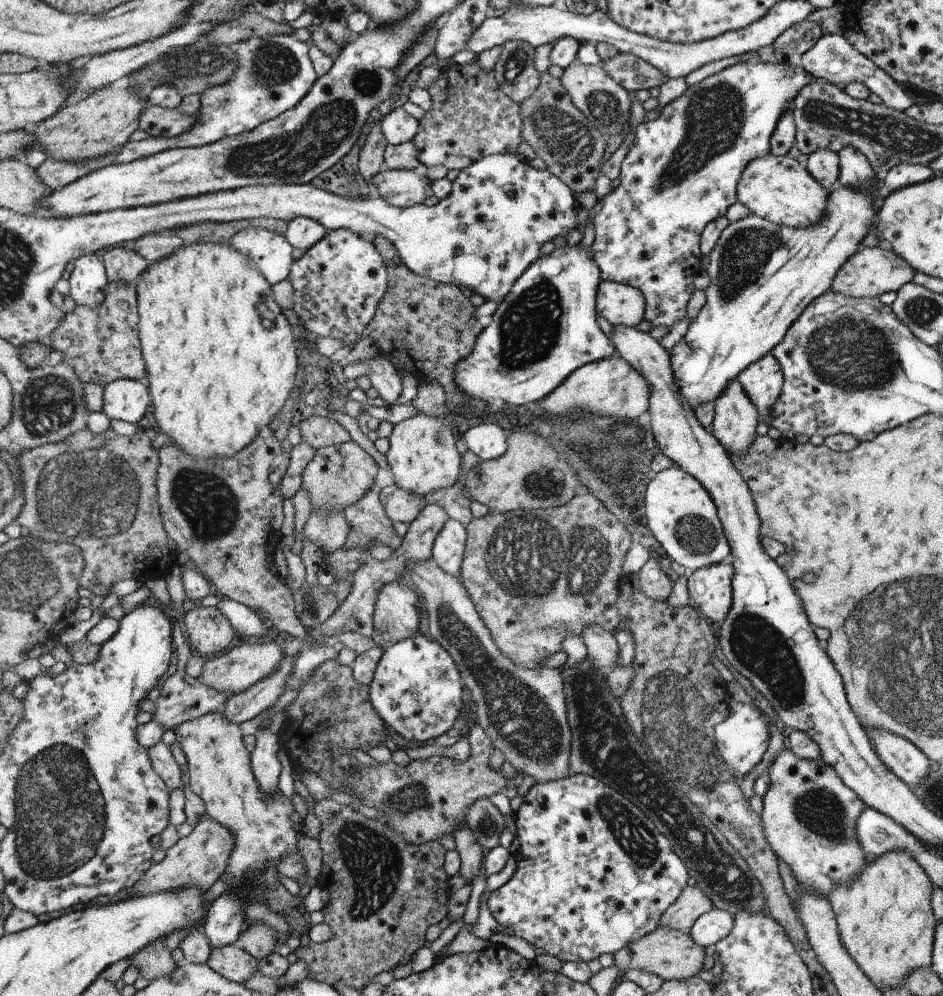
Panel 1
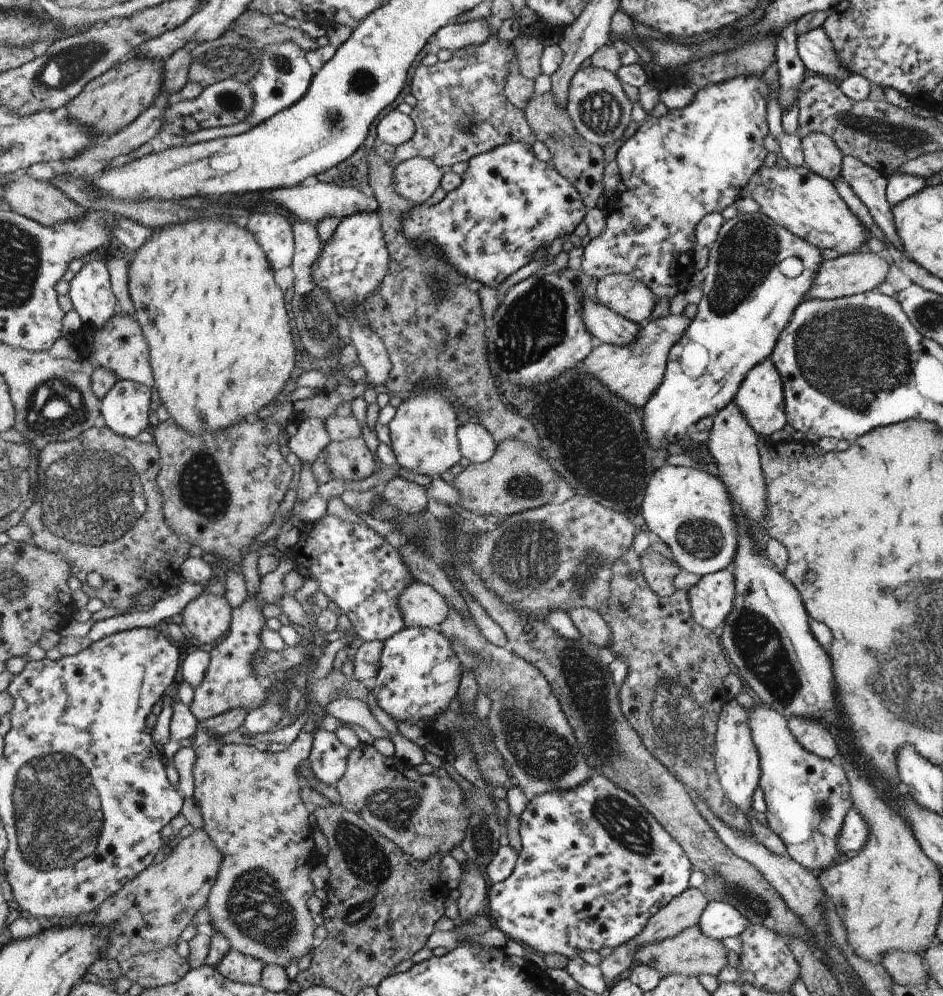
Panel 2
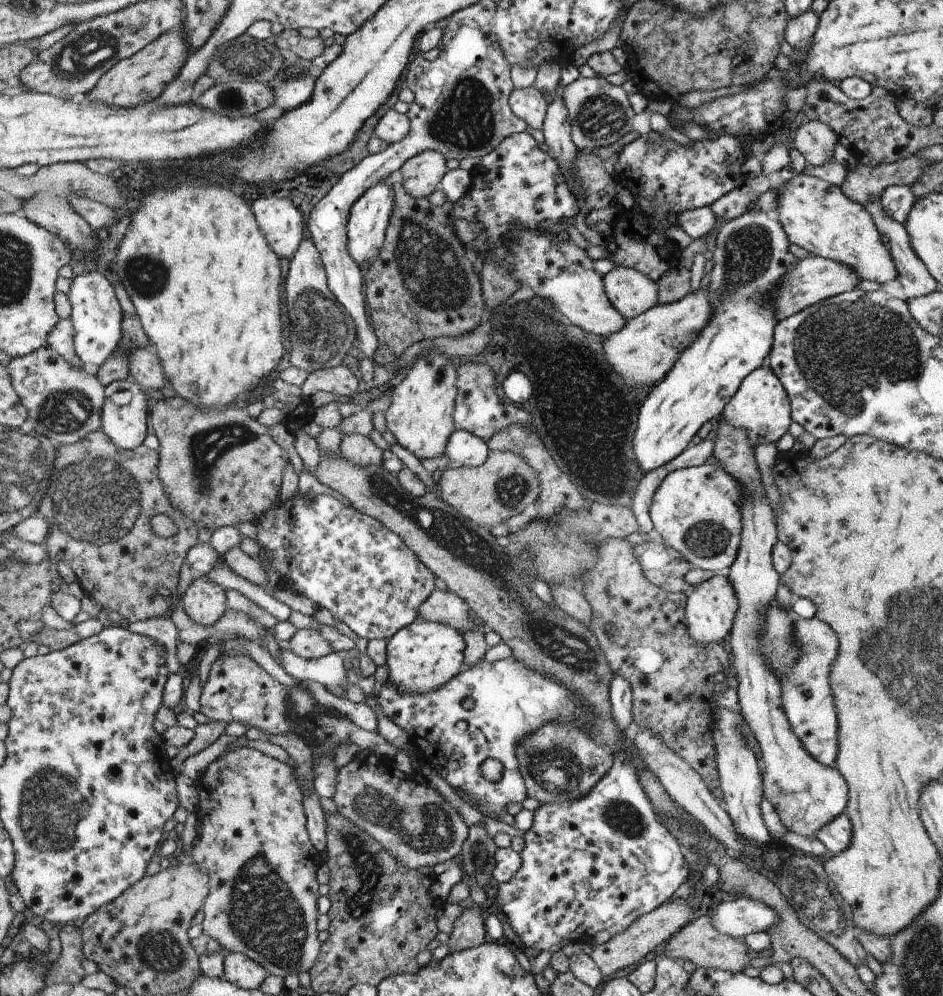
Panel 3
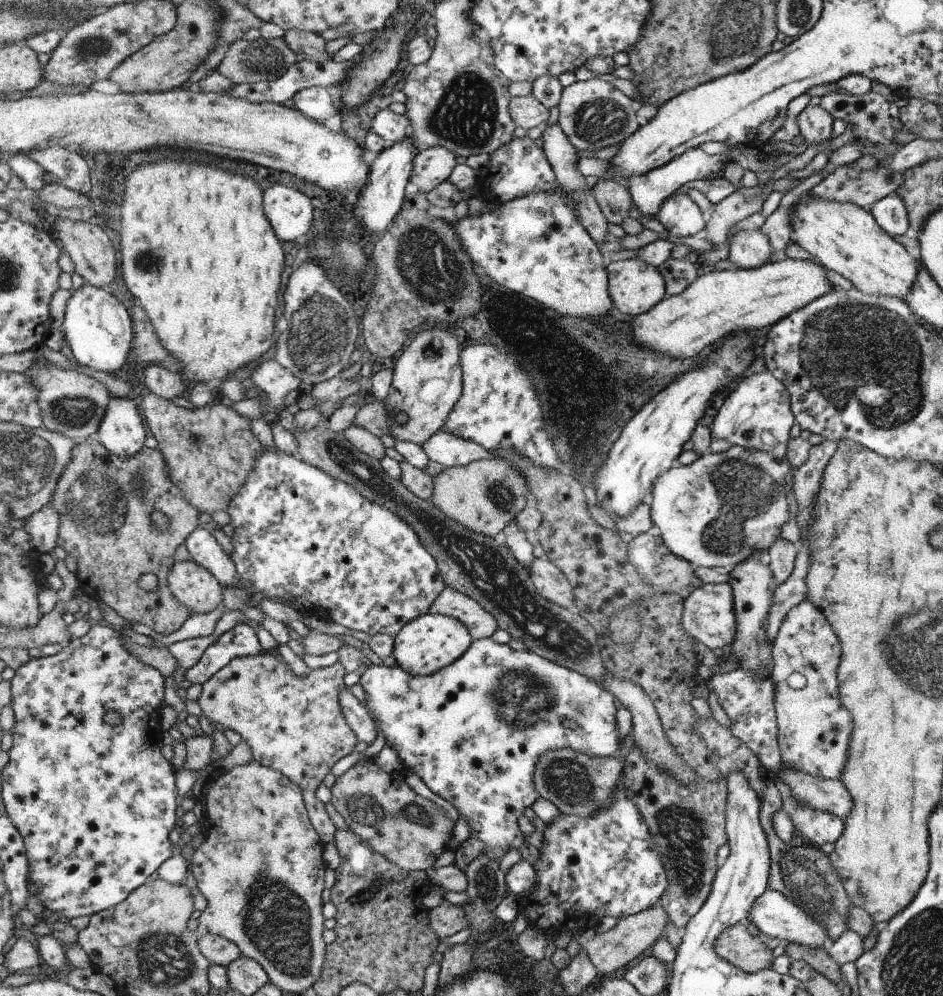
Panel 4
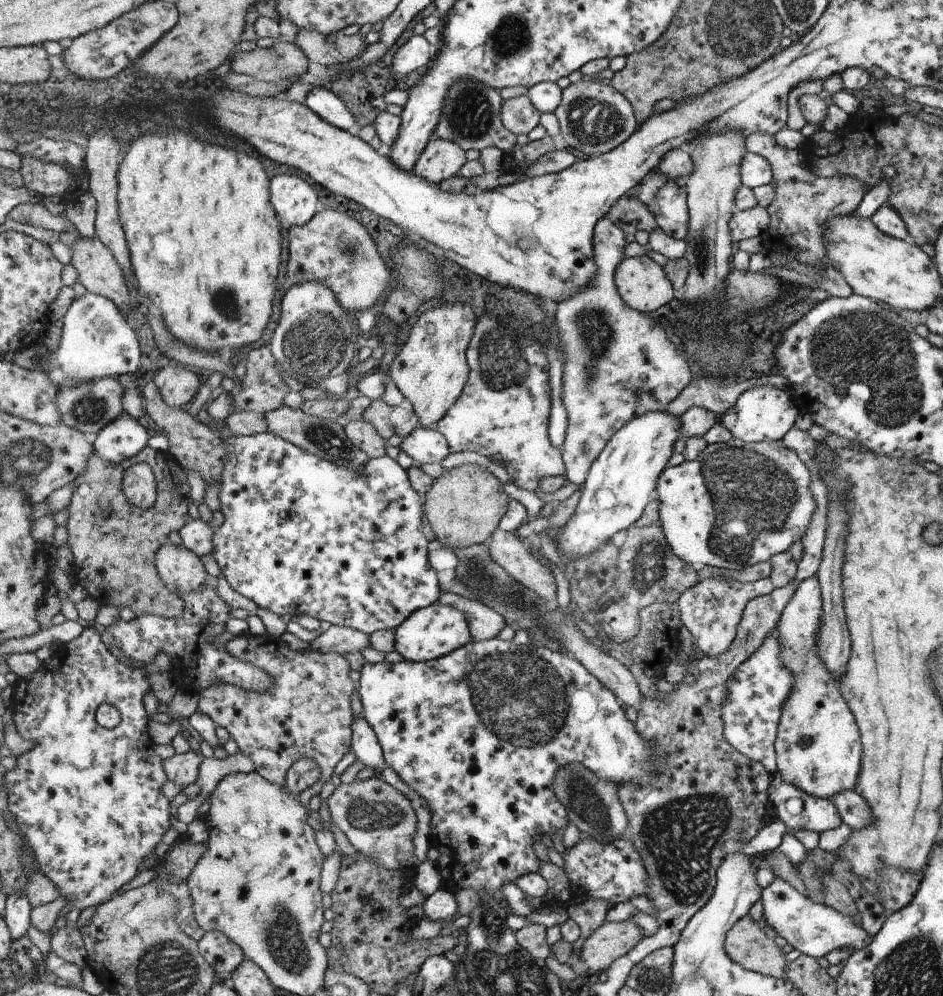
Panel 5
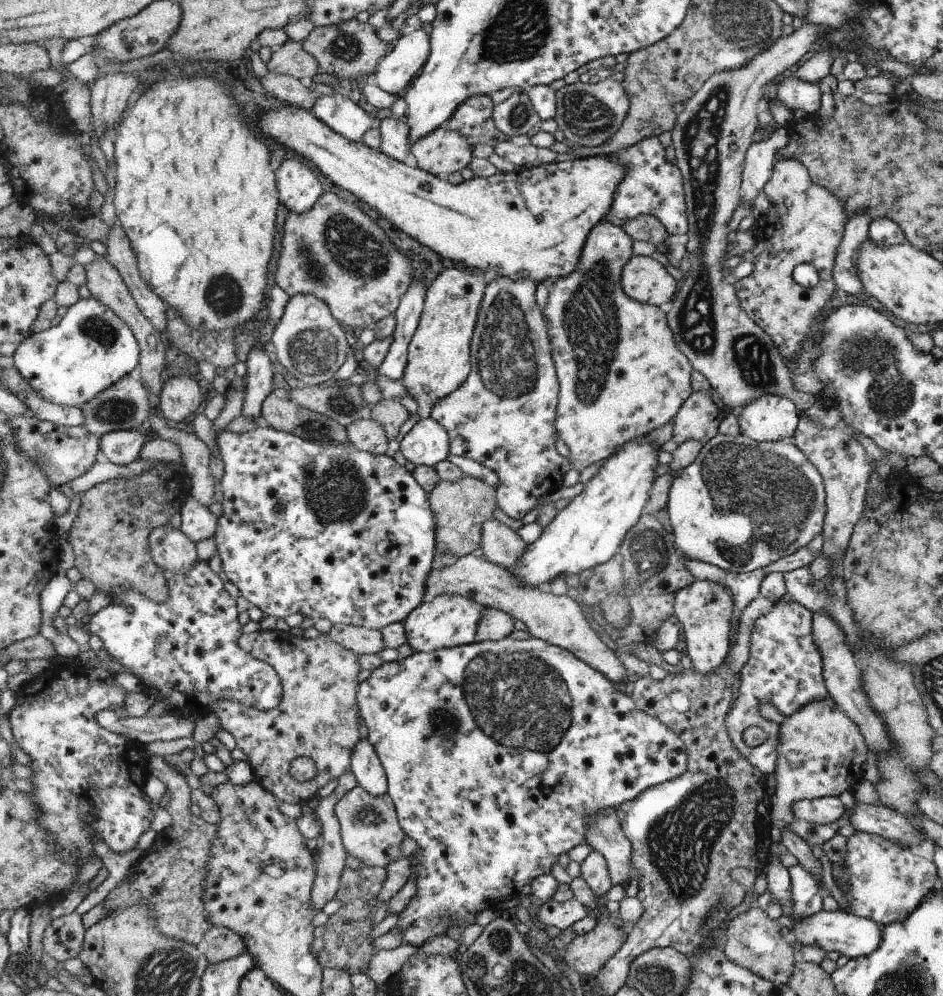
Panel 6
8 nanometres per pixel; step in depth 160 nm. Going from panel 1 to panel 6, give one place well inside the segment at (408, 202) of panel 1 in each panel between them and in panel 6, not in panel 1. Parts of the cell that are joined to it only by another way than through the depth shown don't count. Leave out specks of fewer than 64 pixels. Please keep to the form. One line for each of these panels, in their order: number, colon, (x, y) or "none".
2: (416, 179)
3: (422, 174)
4: (433, 165)
5: (441, 159)
6: (444, 151)

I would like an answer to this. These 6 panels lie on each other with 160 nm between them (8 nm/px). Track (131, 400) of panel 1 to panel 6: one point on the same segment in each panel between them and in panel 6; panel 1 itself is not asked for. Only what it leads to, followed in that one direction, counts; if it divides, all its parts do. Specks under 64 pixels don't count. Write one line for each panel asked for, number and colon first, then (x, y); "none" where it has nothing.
2: (125, 408)
3: (126, 425)
4: (122, 432)
5: (121, 440)
6: (122, 447)

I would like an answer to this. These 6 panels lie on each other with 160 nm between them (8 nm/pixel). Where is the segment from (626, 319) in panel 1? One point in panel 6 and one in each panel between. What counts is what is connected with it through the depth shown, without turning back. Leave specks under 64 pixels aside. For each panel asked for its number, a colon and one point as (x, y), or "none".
2: (629, 297)
3: (633, 293)
4: (635, 287)
5: (643, 285)
6: (644, 279)

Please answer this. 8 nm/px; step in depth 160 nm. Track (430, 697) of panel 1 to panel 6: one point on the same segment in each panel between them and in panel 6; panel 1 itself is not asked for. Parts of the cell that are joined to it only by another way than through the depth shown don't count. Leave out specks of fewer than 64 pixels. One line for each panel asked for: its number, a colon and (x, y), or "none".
2: (419, 675)
3: (423, 657)
4: (431, 642)
5: (438, 630)
6: (449, 620)

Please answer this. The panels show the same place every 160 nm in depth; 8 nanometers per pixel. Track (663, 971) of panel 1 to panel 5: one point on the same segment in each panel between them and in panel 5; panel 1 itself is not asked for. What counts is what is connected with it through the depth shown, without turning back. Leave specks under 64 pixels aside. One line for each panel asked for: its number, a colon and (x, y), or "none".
2: (691, 953)
3: (700, 943)
4: (737, 945)
5: (747, 944)

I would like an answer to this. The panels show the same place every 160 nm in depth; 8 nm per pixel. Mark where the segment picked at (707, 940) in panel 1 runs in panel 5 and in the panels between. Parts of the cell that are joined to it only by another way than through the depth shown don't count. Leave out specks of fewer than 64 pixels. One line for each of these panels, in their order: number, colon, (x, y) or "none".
2: (720, 919)
3: (737, 918)
4: (774, 914)
5: (814, 929)

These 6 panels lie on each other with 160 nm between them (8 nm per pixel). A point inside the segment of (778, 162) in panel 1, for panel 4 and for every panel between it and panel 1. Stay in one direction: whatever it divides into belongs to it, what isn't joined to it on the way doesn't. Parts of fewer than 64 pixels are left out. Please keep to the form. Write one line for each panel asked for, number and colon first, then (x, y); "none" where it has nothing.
2: (809, 205)
3: (816, 215)
4: (846, 239)

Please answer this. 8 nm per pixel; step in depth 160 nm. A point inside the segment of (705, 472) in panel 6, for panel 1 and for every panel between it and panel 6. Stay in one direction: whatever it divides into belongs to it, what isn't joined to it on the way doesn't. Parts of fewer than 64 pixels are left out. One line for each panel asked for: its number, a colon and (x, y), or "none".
1: (680, 511)
2: (689, 509)
3: (697, 510)
4: (717, 511)
5: (738, 504)

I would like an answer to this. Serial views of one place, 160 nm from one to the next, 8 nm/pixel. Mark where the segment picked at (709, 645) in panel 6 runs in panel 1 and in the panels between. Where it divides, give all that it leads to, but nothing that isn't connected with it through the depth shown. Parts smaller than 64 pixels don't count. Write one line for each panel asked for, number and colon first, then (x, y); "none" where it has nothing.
1: (712, 587)
2: (712, 598)
3: (713, 604)
4: (710, 617)
5: (712, 610)

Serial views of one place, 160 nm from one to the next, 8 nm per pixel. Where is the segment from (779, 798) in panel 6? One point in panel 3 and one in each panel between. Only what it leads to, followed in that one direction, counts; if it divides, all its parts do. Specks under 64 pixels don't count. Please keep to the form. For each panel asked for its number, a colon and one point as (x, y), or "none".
3: (807, 697)
4: (815, 728)
5: (818, 746)

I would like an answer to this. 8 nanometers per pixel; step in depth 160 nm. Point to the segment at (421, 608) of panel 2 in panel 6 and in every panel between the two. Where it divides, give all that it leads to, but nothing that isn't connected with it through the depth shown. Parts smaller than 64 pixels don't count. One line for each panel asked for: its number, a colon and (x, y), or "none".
3: (446, 607)
4: (481, 624)
5: (484, 623)
6: (495, 625)

